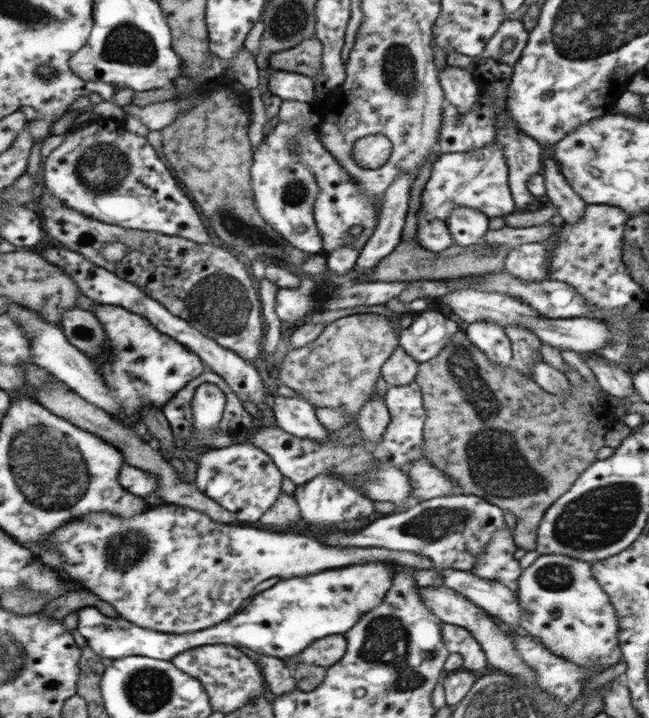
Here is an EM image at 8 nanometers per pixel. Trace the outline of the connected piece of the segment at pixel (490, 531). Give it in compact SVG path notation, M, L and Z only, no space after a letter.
M470 493L440 496L420 501L406 512L384 515L352 534L340 530L316 532L316 540L328 547L380 547L410 552L430 559L438 571L450 568L470 572L475 560L484 556L492 536L506 527L504 514L498 506Z

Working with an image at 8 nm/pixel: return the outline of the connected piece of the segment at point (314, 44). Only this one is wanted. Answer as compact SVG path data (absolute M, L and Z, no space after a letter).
M308 38L298 46L270 55L269 66L274 70L315 78L322 69L322 50L323 46L317 38Z

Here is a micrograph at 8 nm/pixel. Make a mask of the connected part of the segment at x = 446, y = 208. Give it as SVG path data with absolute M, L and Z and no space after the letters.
M493 142L468 152L441 154L434 162L431 176L421 194L418 215L445 222L449 212L456 207L468 207L483 212L489 218L505 217L514 210L515 202L509 187L508 165L501 142Z

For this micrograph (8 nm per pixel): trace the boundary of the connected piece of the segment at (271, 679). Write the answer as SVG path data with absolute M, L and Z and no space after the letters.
M258 654L257 666L274 696L282 696L298 689L294 673L283 659Z

